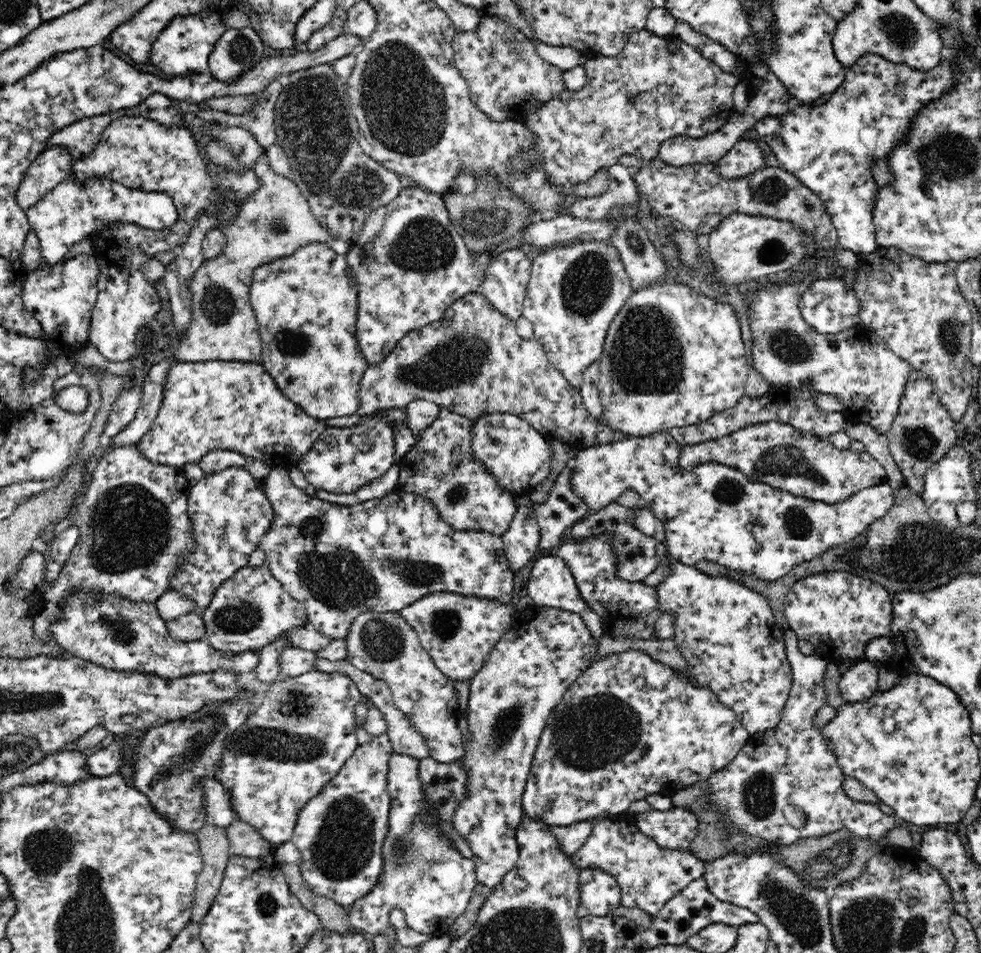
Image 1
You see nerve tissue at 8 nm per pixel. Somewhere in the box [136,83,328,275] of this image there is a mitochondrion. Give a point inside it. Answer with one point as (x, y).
(277, 226)

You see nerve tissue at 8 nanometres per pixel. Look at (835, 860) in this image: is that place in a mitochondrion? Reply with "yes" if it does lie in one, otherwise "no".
yes

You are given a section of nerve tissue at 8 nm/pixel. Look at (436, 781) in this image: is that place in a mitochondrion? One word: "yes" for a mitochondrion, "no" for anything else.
no

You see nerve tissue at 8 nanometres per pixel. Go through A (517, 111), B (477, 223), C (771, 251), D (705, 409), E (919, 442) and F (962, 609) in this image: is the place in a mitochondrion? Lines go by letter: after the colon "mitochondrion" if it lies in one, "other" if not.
A: other
B: mitochondrion
C: mitochondrion
D: other
E: mitochondrion
F: mitochondrion

